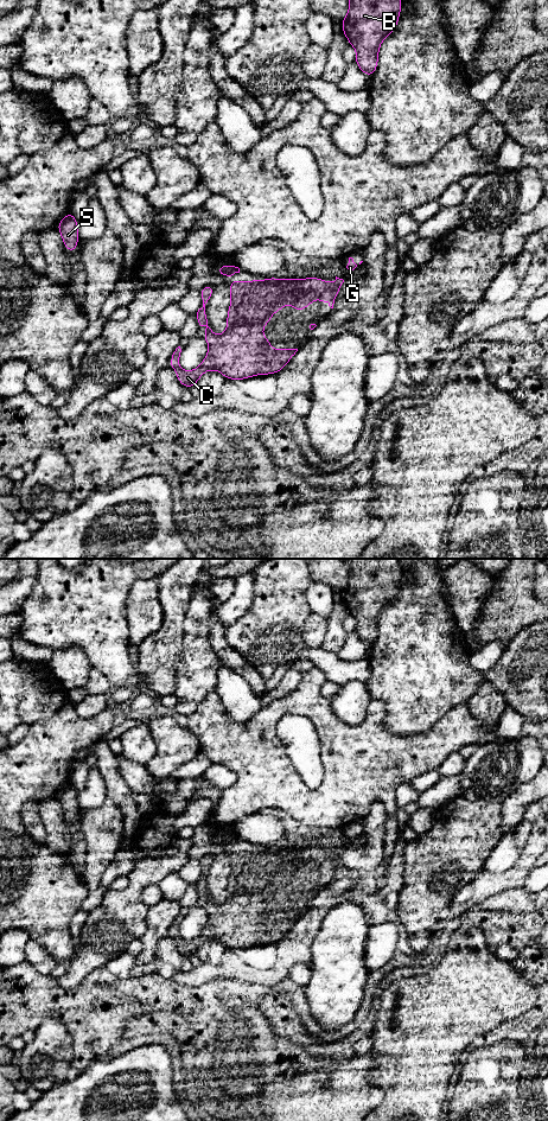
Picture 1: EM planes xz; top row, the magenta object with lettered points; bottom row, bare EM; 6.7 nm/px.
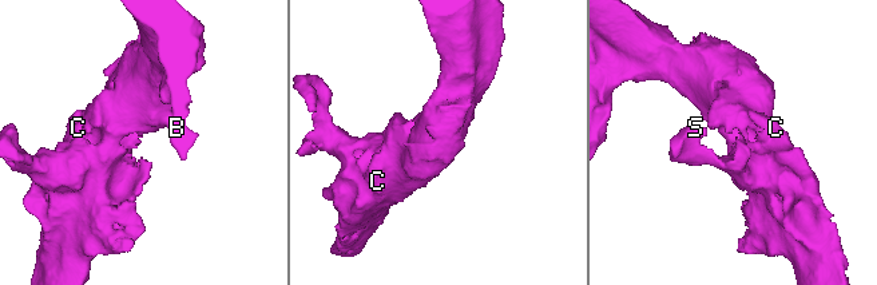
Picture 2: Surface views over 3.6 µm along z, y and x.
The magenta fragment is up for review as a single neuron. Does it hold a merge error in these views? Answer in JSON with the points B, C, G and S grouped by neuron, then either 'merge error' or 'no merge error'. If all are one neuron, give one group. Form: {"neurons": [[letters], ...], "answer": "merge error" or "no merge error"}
{"neurons": [["B", "C", "G", "S"]], "answer": "no merge error"}

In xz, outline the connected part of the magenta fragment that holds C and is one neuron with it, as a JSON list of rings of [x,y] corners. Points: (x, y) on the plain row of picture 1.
[[[336,846],[333,852],[327,852],[320,847],[304,848],[278,848],[267,847],[261,851],[231,851],[230,875],[227,885],[227,899],[223,904],[215,904],[208,896],[206,875],[215,860],[212,854],[205,854],[199,862],[202,865],[202,875],[197,881],[197,888],[200,896],[205,896],[205,910],[208,912],[208,923],[198,937],[184,940],[179,936],[181,918],[178,916],[168,930],[183,956],[192,957],[197,954],[205,941],[217,940],[227,949],[246,949],[256,944],[272,944],[281,941],[293,928],[298,918],[272,918],[270,910],[263,906],[263,896],[273,887],[274,881],[281,880],[289,873],[295,880],[304,880],[312,871],[326,871],[333,878],[334,868],[339,864],[343,848]]]

